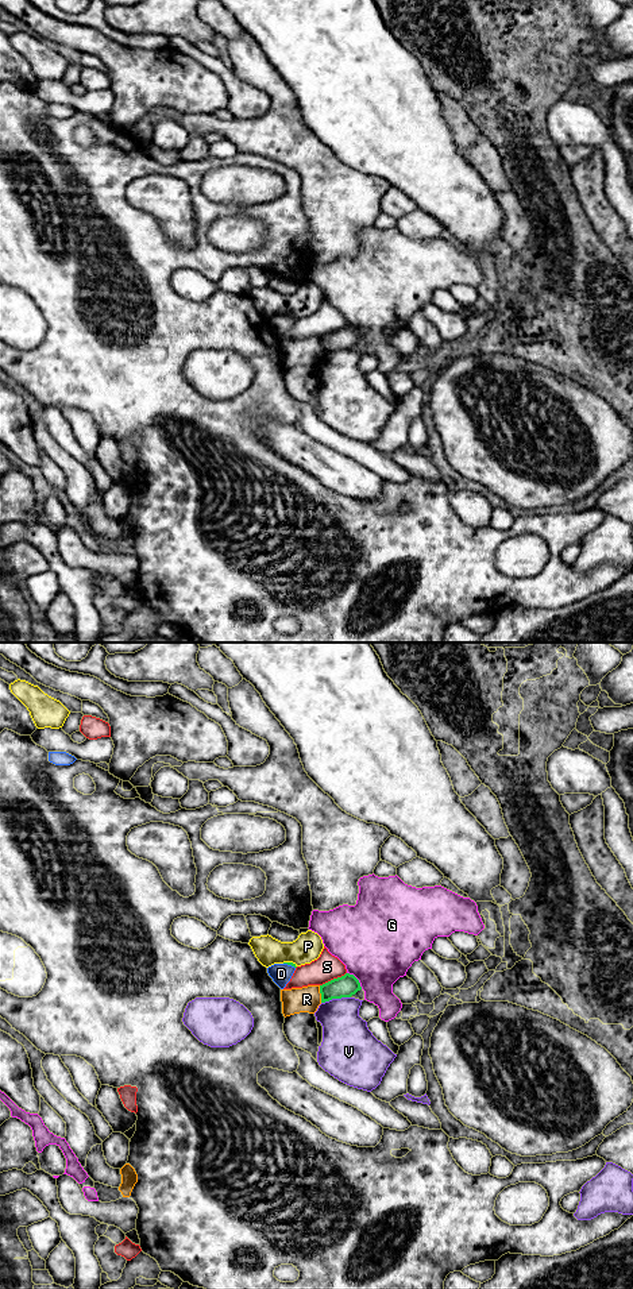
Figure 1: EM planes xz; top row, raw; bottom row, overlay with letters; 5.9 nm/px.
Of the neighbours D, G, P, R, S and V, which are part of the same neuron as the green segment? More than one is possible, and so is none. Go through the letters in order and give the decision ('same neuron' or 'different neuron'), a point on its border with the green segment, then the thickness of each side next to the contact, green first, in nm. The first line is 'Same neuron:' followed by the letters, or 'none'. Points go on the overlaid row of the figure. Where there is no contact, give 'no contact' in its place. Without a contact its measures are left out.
Same neuron: none
D: different neuron | xz (289, 964) | 20/130 nm
G: different neuron | xz (356, 979) | 130/480 nm
P: different neuron | xz (289, 963) | 20/170 nm
R: different neuron | xz (320, 992) | 130/160 nm
S: different neuron | xz (334, 979) | 130/160 nm
V: different neuron | xz (335, 998) | 130/280 nm

